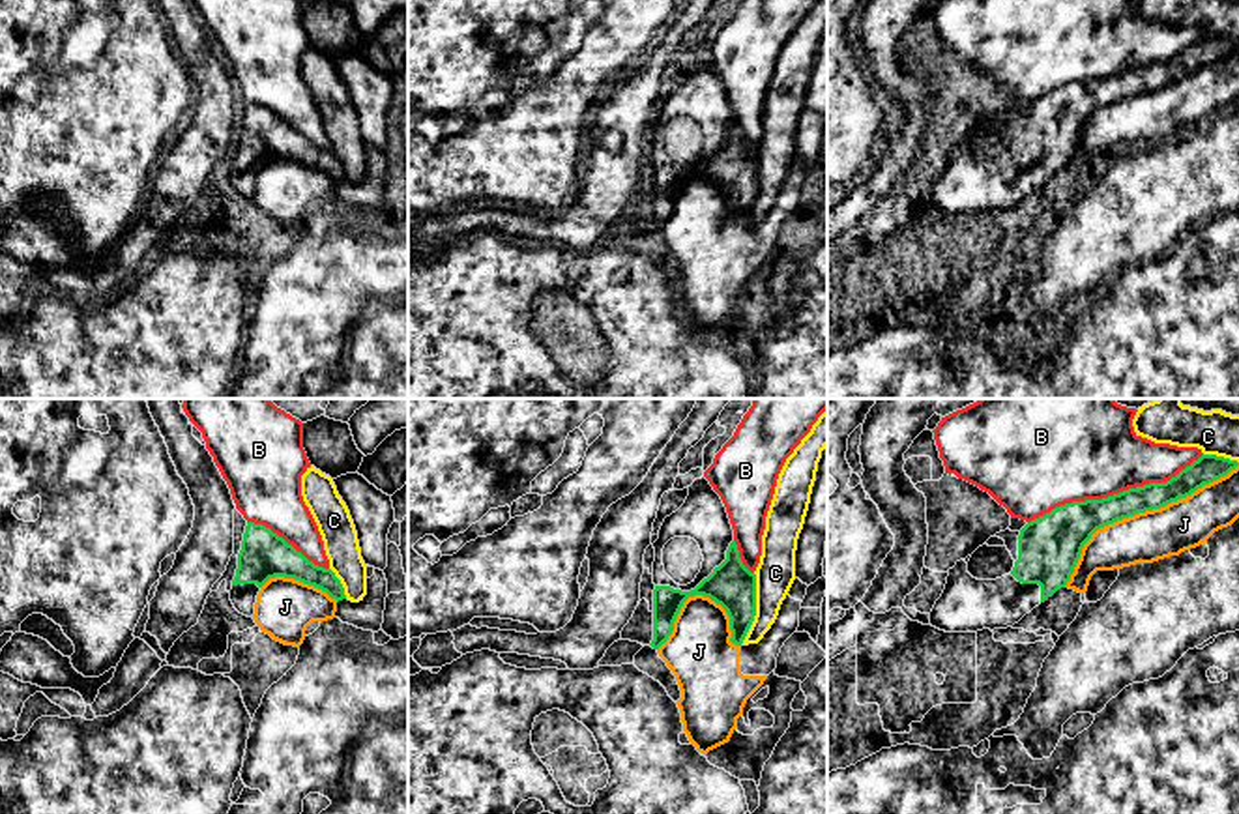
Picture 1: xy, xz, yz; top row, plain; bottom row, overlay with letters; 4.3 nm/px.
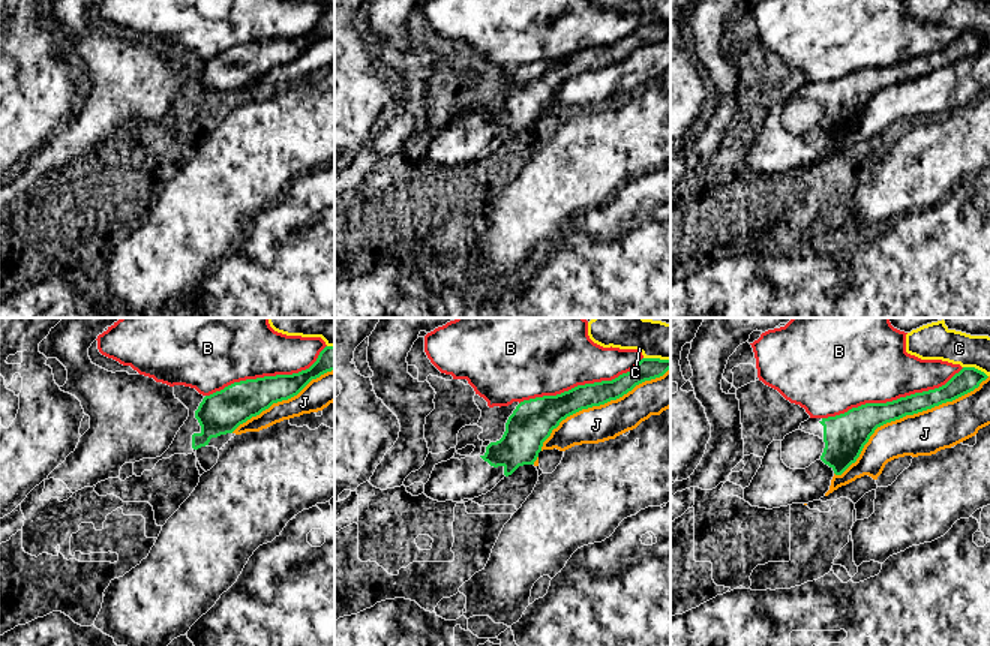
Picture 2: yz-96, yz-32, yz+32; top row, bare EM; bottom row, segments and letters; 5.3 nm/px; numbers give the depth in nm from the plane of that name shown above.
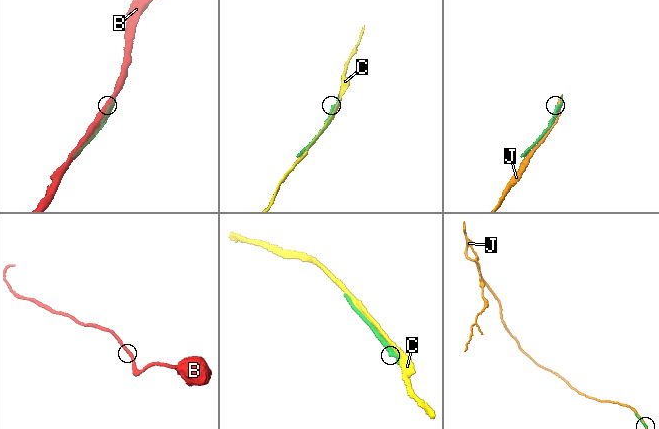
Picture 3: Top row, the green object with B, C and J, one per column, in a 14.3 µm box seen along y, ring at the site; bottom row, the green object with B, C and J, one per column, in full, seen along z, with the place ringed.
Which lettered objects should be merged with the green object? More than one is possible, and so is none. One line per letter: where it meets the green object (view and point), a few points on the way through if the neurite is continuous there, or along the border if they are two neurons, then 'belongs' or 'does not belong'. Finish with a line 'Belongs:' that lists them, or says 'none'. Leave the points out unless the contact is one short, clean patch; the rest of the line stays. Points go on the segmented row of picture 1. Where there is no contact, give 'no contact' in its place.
B: meets green in yz at (1114, 494); does not belong
C: meets green in xz at (755, 609); does not belong
J: meets green in yz at (1138, 511); does not belong
Belongs: none

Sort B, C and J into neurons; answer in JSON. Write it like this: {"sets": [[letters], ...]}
{"sets": [["B"], ["C"], ["J"]]}

